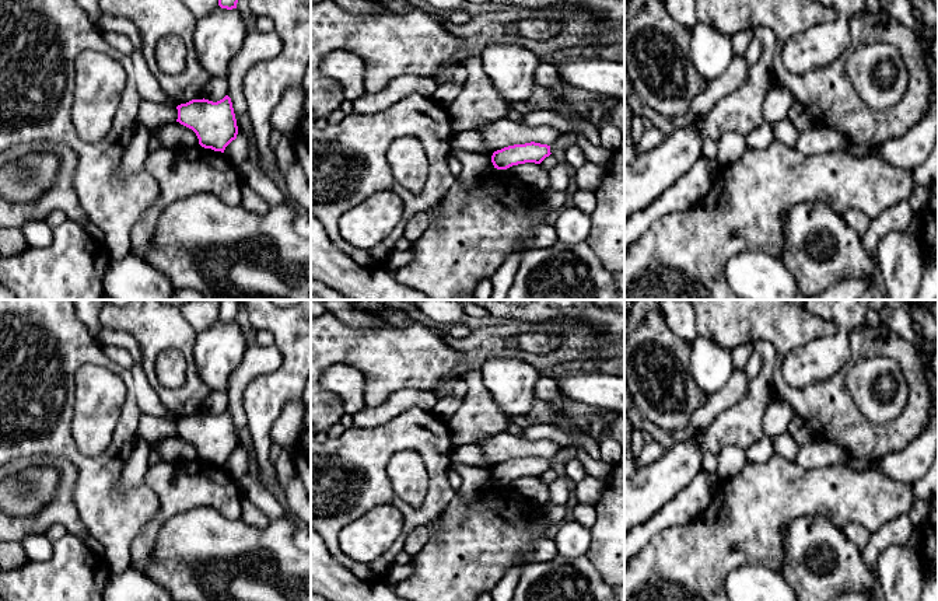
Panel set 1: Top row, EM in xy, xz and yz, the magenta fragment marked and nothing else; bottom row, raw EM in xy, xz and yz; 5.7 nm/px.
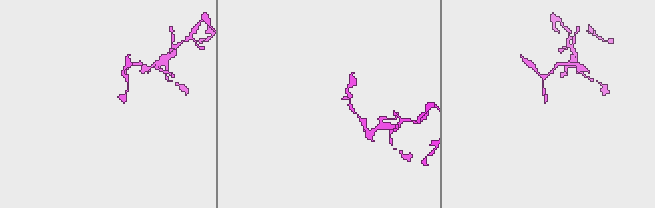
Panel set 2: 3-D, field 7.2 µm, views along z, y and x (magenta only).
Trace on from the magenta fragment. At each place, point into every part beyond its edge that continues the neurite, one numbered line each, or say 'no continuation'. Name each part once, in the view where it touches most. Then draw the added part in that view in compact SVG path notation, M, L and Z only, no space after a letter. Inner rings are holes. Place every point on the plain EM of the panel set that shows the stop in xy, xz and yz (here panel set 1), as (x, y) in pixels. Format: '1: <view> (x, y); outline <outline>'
no continuation

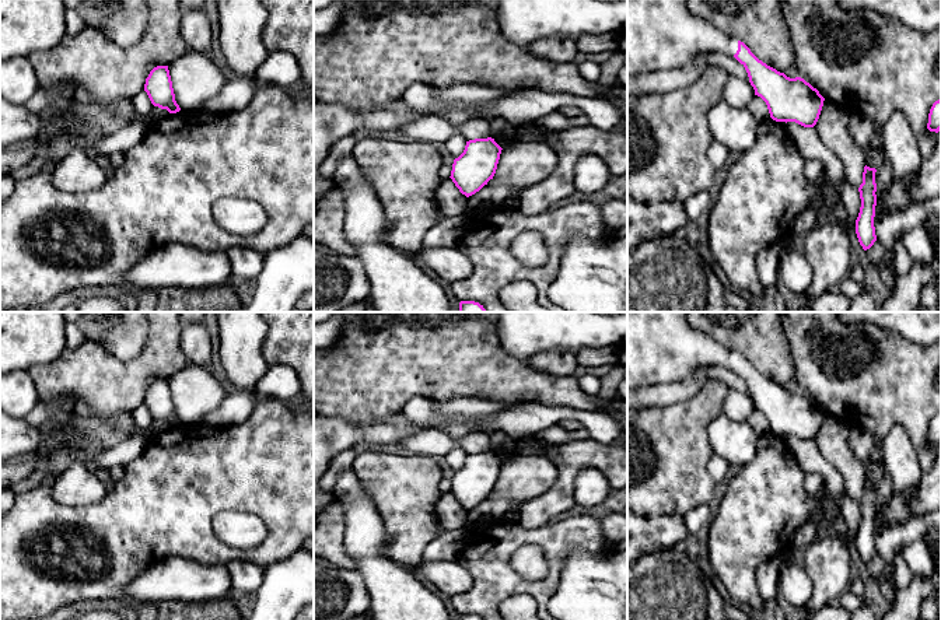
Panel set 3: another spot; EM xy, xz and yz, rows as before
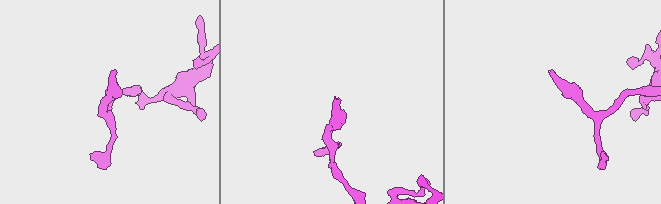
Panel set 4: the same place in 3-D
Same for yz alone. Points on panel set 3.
1: yz (663, 347); outline M627 312L627 389L682 381L700 365L723 365L734 369L738 354L716 341L706 332L695 329L688 312Z

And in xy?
no continuation

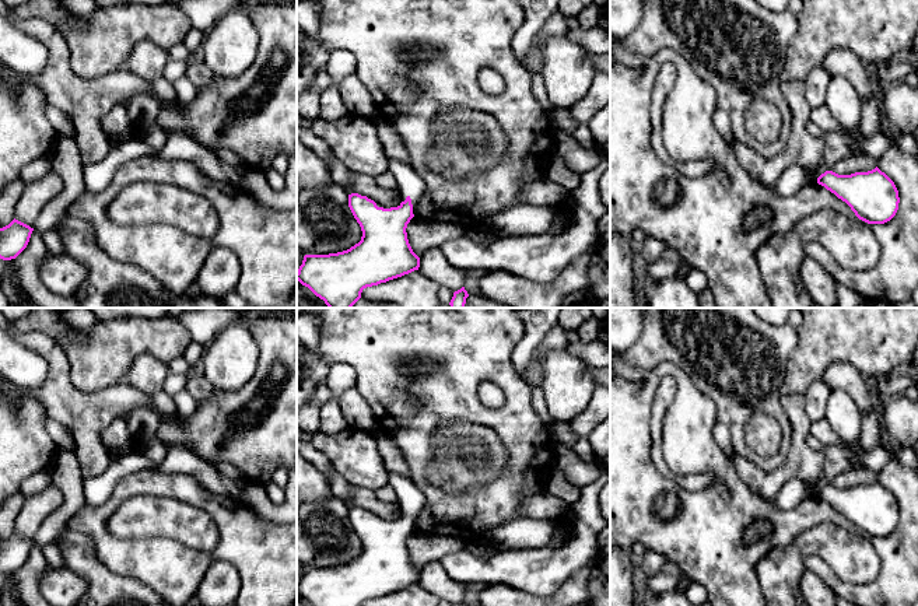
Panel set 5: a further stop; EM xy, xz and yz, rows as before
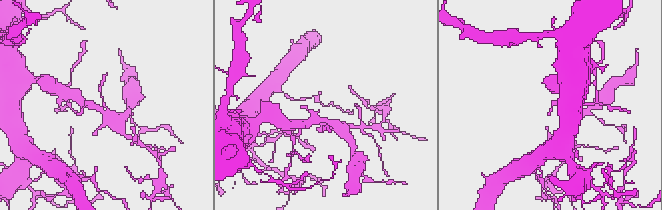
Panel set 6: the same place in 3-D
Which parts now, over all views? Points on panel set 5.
1: xz (410, 497); outline M389 473L388 483L395 488L397 494L397 501L402 507L402 515L404 515L409 509L414 521L423 509L423 491L413 483L410 477L397 473Z

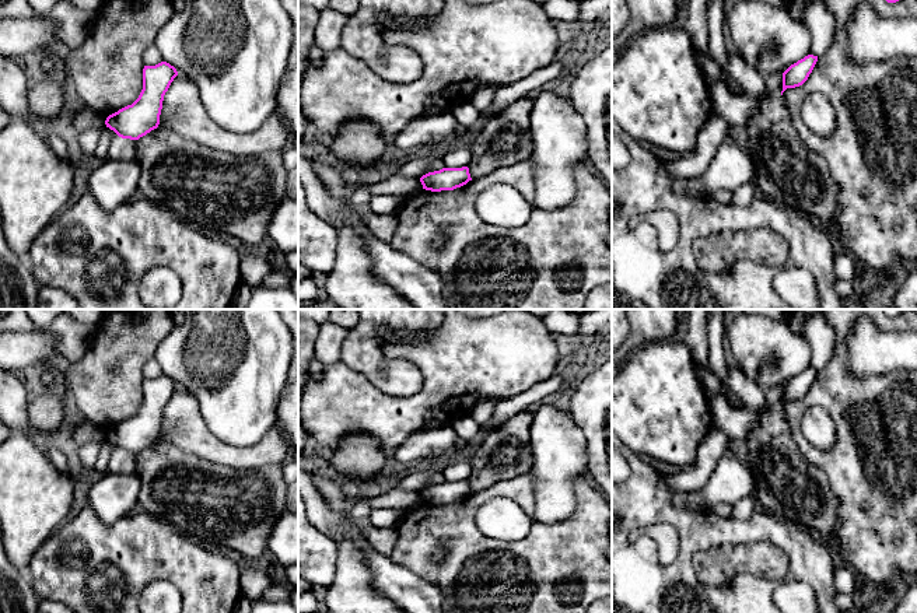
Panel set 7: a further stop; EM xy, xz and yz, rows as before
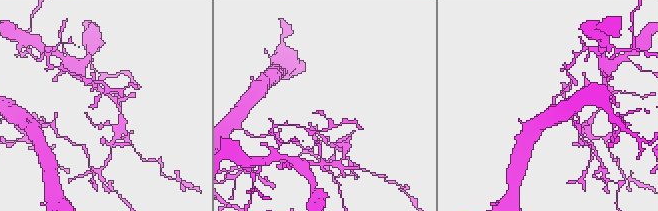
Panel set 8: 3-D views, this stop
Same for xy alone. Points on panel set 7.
no continuation

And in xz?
no continuation

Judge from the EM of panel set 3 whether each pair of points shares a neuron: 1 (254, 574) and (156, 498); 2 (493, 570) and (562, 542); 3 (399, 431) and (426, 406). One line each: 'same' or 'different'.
1: different
2: same
3: different

